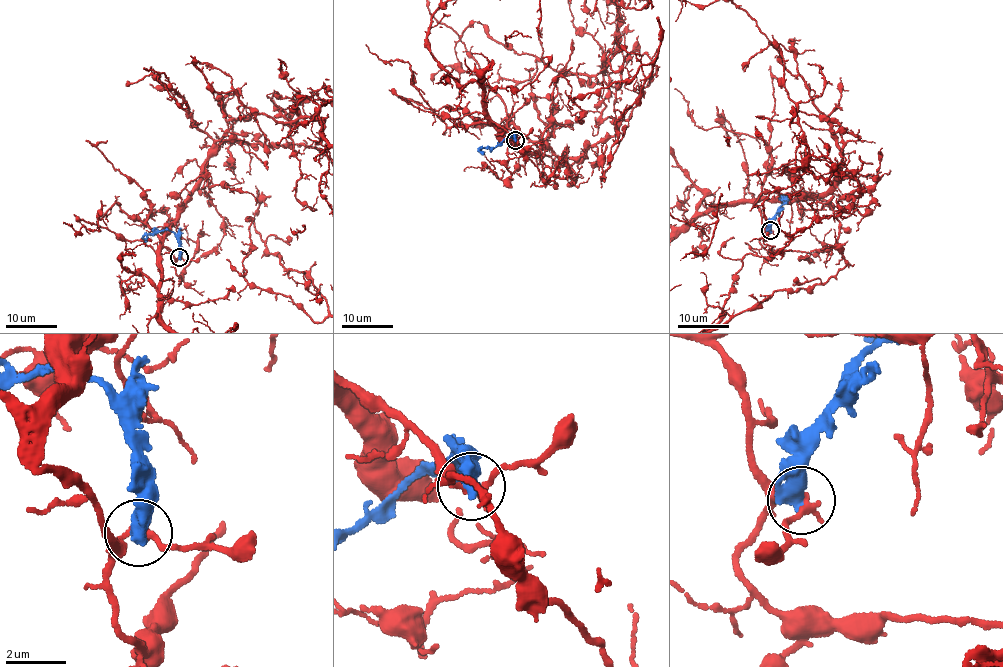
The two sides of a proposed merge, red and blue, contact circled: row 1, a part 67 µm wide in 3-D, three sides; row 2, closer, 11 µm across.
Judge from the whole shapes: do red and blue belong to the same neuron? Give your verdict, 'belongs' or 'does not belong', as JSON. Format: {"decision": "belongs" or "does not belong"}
{"decision": "does not belong"}

